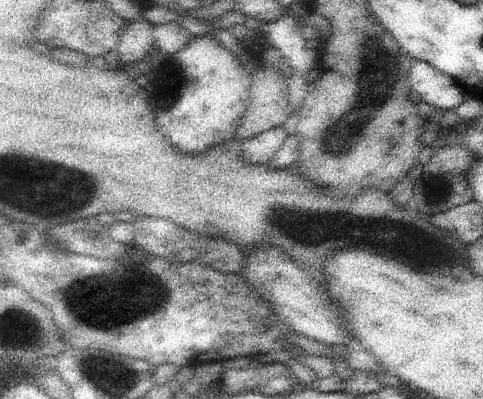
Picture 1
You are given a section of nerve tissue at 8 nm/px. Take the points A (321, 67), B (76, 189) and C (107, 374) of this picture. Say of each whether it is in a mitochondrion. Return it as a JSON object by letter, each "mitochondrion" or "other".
{"A":"other","B":"mitochondrion","C":"mitochondrion"}

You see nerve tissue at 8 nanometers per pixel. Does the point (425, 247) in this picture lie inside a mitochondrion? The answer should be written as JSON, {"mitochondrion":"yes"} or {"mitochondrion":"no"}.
{"mitochondrion":"yes"}

